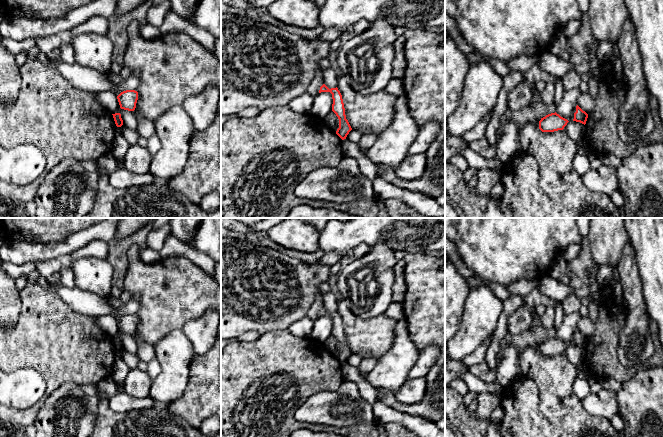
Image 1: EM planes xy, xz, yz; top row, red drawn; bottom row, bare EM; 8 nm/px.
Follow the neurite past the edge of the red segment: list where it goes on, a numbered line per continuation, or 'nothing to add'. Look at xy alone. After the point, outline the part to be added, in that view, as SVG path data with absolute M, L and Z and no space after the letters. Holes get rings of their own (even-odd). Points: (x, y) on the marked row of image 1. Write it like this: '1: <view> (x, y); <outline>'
nothing to add

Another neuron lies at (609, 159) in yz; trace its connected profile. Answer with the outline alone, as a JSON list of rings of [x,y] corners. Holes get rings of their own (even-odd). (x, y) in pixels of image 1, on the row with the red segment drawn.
[[[608,153],[602,157],[602,162],[606,166],[614,167],[617,169],[621,165],[622,159],[612,153]]]

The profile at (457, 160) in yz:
[[[455,153],[449,159],[449,162],[463,173],[469,168],[466,159],[461,155],[461,153]]]

